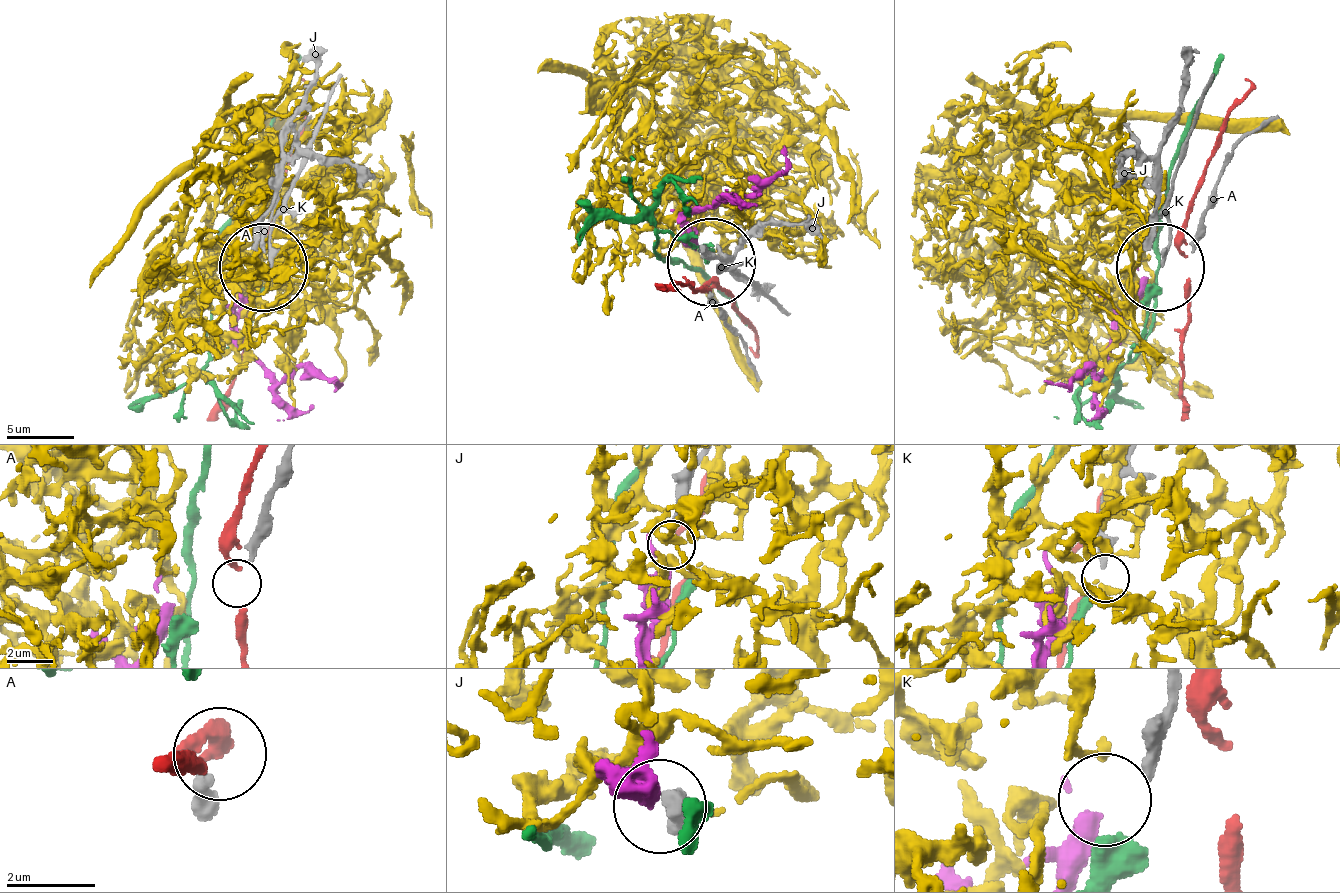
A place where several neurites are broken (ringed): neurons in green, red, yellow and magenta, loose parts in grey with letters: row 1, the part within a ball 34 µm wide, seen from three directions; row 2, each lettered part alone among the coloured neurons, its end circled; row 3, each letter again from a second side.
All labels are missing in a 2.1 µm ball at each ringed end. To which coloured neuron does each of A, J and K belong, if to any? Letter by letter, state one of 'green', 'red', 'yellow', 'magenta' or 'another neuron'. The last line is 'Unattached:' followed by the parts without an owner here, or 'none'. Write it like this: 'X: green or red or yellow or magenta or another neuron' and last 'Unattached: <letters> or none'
A: another neuron
J: magenta
K: another neuron
Unattached: A, K

